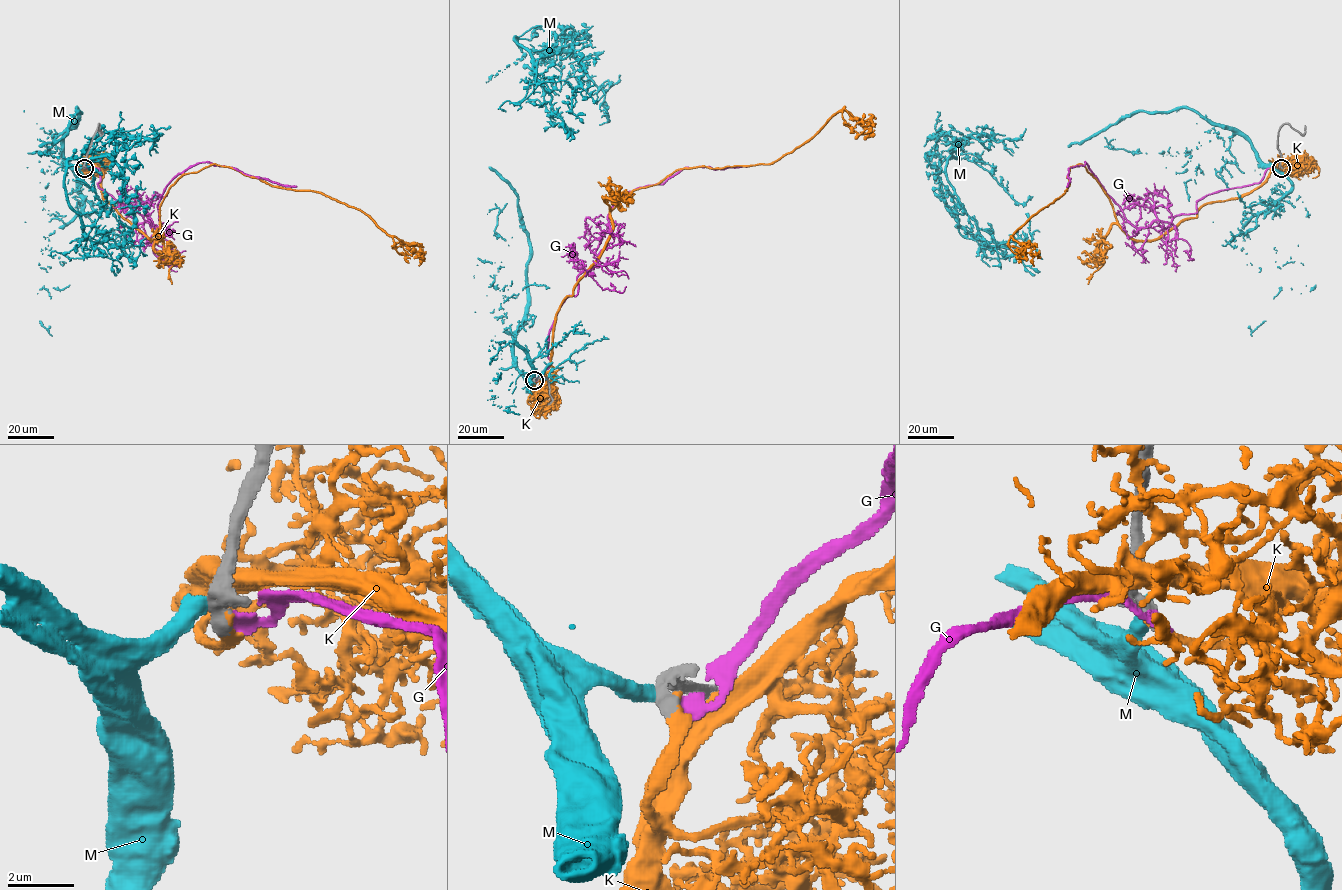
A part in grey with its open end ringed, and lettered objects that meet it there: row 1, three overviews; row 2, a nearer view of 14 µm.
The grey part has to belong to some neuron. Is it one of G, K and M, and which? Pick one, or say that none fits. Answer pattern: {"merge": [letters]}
{"merge": ["K"]}

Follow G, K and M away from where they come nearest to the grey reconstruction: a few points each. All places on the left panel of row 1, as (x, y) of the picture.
G: (84, 167), (99, 169), (99, 188), (127, 215), (156, 227), (167, 184), (199, 163), (296, 186)
K: (84, 168), (98, 168), (101, 196), (151, 240), (162, 237), (169, 189), (213, 164), (318, 191), (423, 247)
M: (82, 166), (76, 108), (40, 147), (92, 188), (111, 155), (125, 193), (78, 213), (72, 155), (36, 151)

